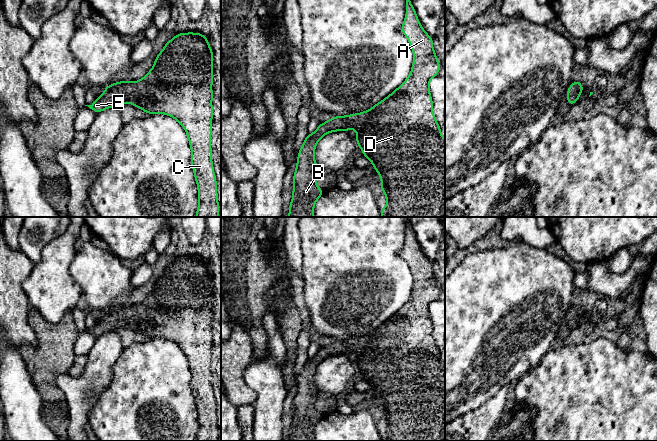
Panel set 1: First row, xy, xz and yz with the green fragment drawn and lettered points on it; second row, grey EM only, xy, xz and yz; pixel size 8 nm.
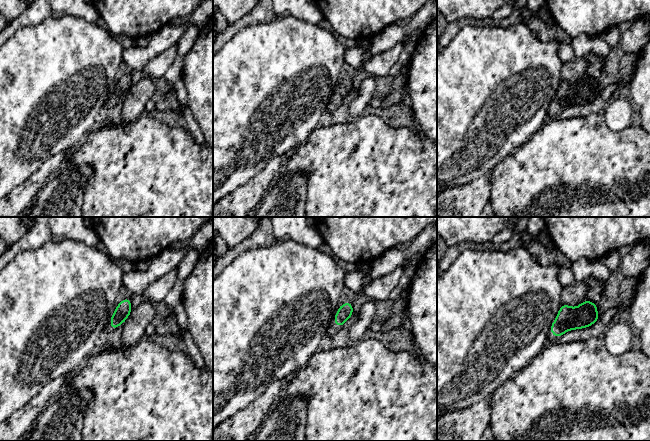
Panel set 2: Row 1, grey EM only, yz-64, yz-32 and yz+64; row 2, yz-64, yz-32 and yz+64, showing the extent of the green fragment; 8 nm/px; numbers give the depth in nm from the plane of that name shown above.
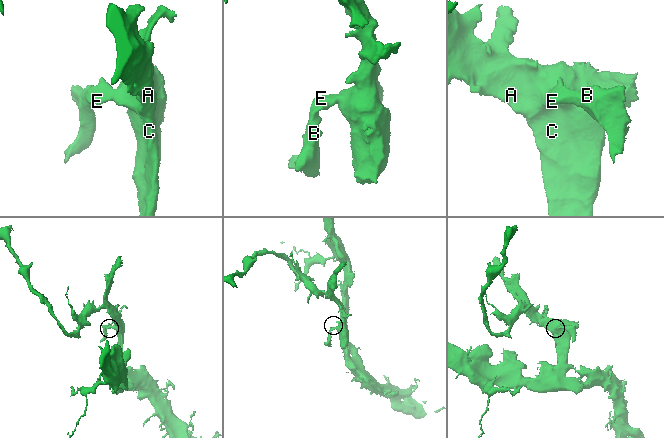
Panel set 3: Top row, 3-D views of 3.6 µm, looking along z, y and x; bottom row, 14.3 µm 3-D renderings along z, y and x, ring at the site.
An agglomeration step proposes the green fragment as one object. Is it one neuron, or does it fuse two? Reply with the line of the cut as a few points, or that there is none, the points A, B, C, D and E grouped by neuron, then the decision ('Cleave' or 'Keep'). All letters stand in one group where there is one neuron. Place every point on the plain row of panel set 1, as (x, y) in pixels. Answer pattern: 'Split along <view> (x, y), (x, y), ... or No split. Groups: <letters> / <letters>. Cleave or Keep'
No split. Groups: A B C D E. Keep

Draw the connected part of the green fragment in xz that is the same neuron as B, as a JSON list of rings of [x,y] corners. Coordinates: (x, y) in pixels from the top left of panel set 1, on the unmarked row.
[[[405,217],[405,219],[406,240],[400,254],[408,263],[414,279],[410,299],[389,320],[369,334],[346,340],[334,340],[319,348],[315,356],[307,359],[297,381],[293,400],[293,421],[288,441],[314,441],[314,428],[324,417],[315,407],[319,395],[314,383],[316,369],[323,360],[330,356],[348,355],[353,352],[357,354],[355,364],[361,372],[363,380],[372,386],[374,393],[381,400],[380,413],[385,417],[387,423],[387,430],[380,433],[382,441],[445,441],[445,363],[441,360],[441,352],[432,335],[433,324],[429,313],[429,305],[438,299],[441,289],[432,270],[434,262],[430,261],[422,252],[410,225],[409,217]]]

